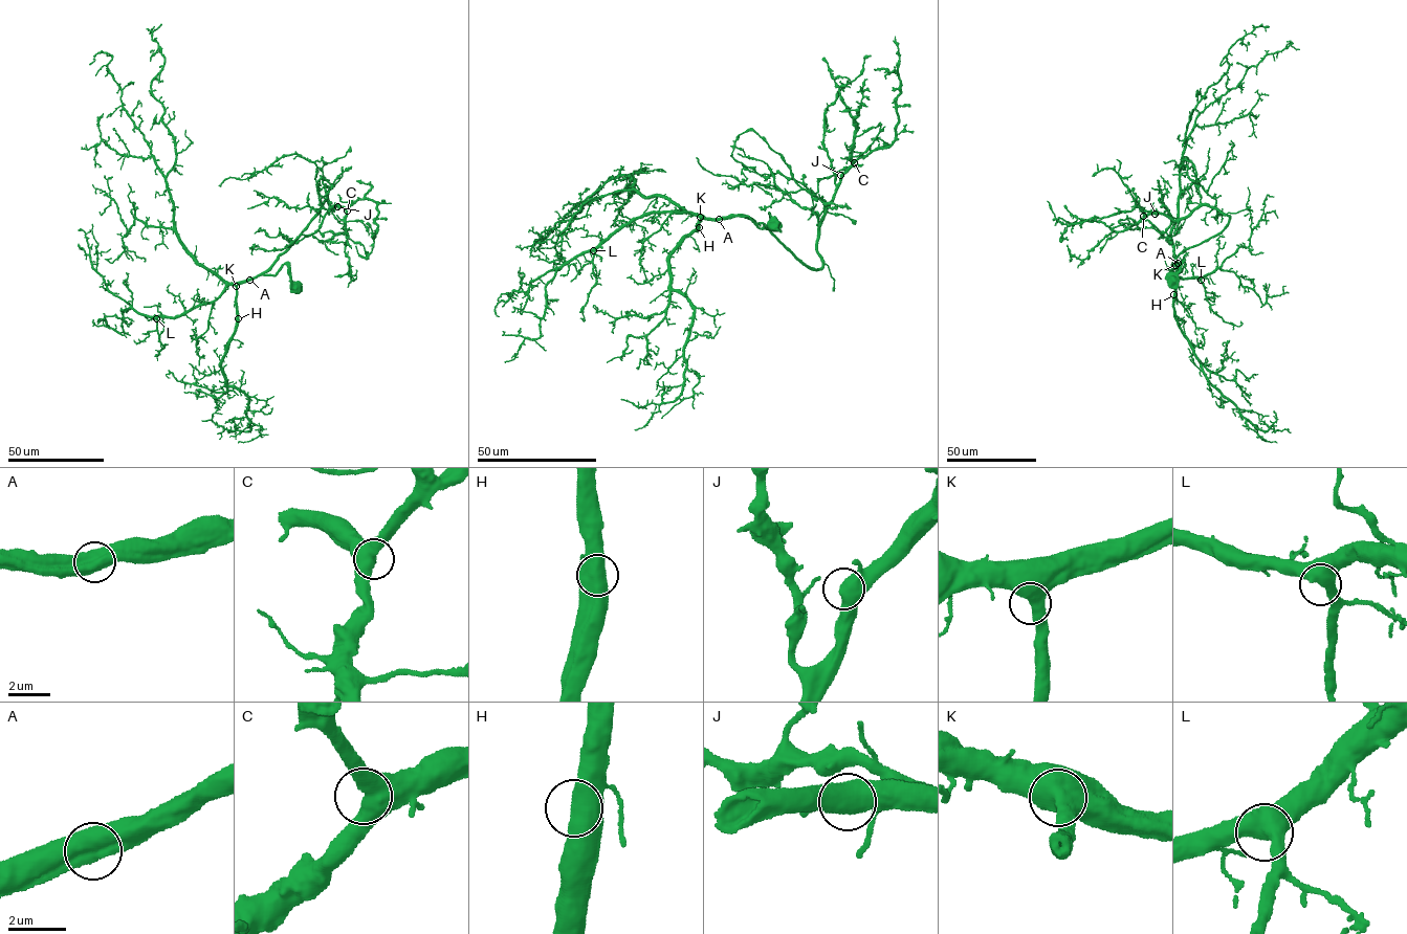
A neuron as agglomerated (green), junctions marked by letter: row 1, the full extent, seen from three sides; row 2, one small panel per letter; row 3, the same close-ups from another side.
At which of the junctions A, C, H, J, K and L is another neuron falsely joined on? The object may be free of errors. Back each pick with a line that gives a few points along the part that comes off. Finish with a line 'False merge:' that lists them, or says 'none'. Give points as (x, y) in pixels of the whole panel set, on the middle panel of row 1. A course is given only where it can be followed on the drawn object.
False merge: none

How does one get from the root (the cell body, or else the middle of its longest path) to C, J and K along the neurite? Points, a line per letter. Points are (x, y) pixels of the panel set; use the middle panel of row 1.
C: (772, 225), (761, 228), (748, 216), (735, 216), (763, 224), (795, 258), (820, 268), (818, 225), (854, 162)
J: (772, 225), (761, 228), (748, 216), (735, 216), (763, 224), (795, 258), (820, 268), (818, 225), (840, 175)
K: (772, 225), (761, 228), (748, 216), (705, 219), (700, 217)

